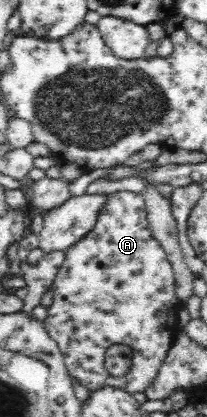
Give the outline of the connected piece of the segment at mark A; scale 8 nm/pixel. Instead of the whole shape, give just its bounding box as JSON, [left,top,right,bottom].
[43,192,181,395]

